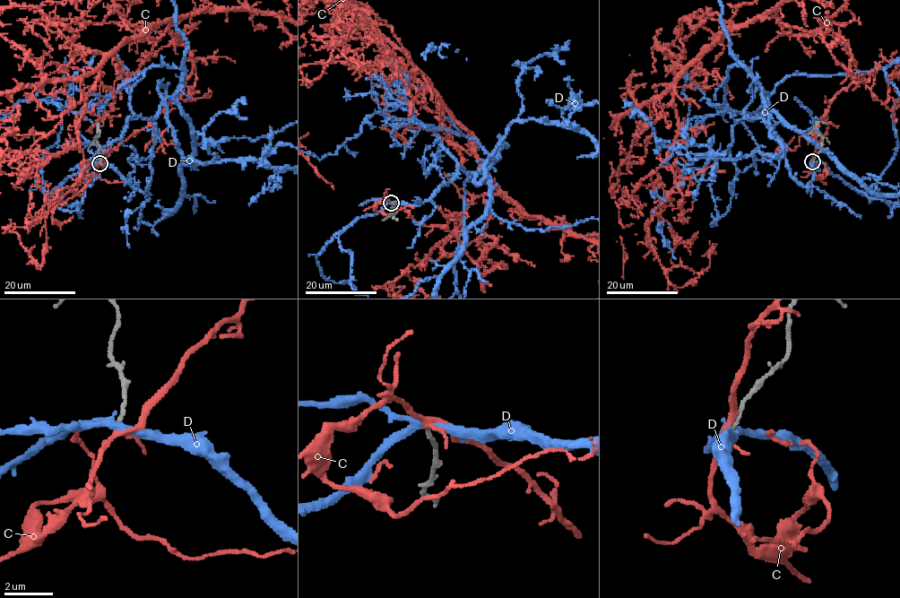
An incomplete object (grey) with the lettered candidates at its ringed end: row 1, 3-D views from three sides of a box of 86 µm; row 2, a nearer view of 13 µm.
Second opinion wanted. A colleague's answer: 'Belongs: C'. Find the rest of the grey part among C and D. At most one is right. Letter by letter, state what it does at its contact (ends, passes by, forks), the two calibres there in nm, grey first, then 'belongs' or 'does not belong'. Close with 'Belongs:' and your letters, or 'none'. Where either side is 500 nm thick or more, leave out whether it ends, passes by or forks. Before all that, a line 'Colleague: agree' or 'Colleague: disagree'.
Colleague: agree
C: it forks; calibres 150 and 150 nm; belongs
D: it forks; calibres 150 and 300 nm; does not belong
Belongs: C

